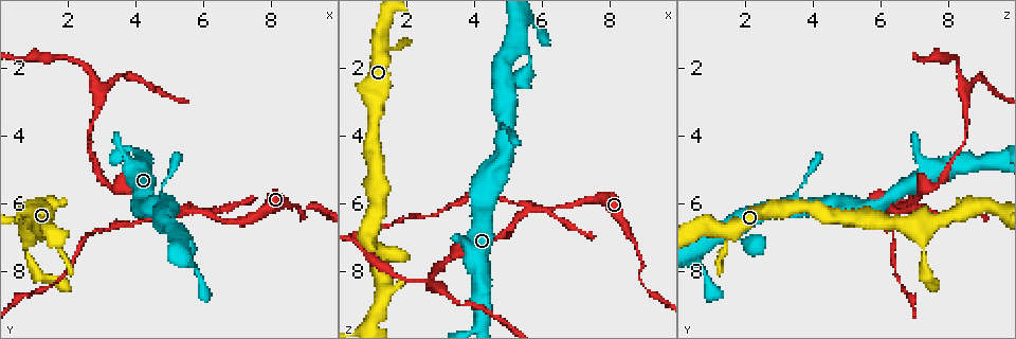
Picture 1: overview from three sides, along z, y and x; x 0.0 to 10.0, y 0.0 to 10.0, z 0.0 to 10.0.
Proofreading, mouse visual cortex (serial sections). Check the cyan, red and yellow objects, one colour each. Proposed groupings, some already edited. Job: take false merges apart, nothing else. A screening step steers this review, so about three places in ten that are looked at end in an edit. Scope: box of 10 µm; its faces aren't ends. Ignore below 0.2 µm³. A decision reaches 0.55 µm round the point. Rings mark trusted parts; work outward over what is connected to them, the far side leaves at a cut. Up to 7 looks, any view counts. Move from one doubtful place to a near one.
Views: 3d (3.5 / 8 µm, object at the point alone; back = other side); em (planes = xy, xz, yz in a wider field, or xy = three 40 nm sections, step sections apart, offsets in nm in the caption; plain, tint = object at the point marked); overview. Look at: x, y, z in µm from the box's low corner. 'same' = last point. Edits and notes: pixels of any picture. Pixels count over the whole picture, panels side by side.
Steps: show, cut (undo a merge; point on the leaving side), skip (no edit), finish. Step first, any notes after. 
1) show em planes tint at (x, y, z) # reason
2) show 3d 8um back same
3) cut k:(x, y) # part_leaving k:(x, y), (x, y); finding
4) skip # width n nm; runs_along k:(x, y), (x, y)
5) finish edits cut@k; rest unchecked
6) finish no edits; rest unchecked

show 3d 8um at (5.65, 6.20, 6.25) # three-way junction

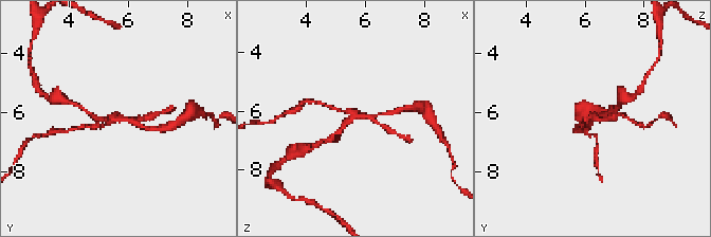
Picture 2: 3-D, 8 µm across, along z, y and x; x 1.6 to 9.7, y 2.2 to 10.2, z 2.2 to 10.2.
show 3d 3.5um same # zoom in

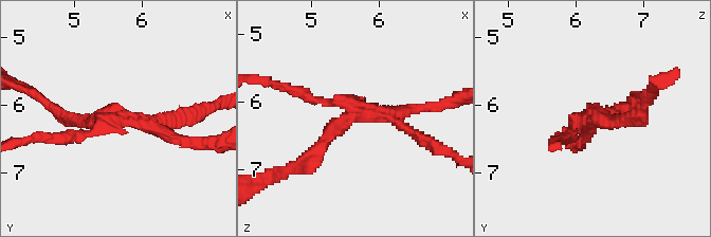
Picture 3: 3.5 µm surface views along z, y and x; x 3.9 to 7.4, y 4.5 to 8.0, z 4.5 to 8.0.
show em xy step 2 tint at (5.60, 6.20, 6.15) # need the tissue

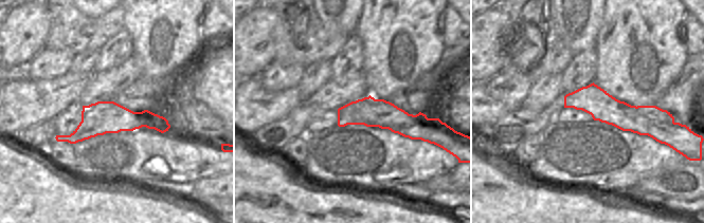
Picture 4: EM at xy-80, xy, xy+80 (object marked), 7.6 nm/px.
cut 3:(423, 143) # arm_widths 150, 150, 200 nm; border 4:(432, 119), (389, 129); a second cell is stuck on

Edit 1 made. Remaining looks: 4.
show 3d 3.5um at (2.85, 2.90, 8.45) # three arms meet

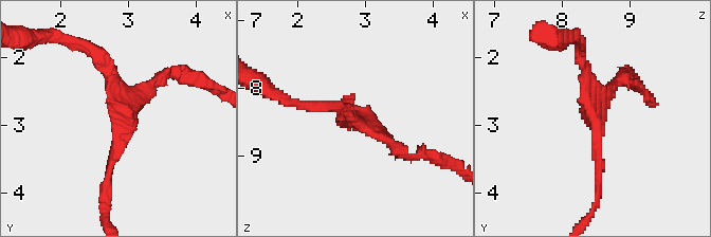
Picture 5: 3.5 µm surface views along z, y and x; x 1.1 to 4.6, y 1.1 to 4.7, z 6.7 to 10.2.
show em xy step 2 tint at (2.95, 2.85, 8.50) # arms 3; arm_widths 150, 150, 150 nm

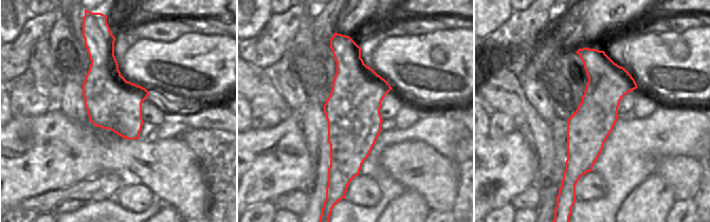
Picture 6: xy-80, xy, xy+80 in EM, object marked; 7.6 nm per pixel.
skip # width 420 nm; runs_along 5:(598, 183), (598, 125), (582, 53); continuous, no second cell

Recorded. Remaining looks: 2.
show 3d 3.5um at (0.90, 6.70, 7.30) # sudden change in width

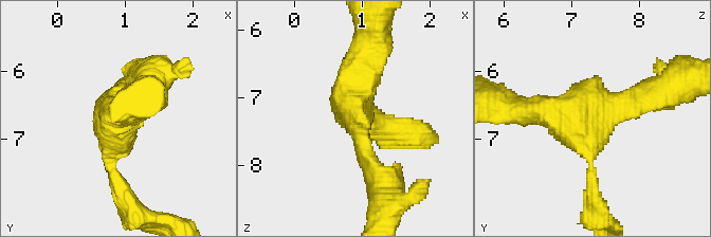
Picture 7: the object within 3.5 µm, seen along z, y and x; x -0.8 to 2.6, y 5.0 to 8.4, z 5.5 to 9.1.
show em planes tint at (0.85, 6.65, 7.30) # shape alone is not enough

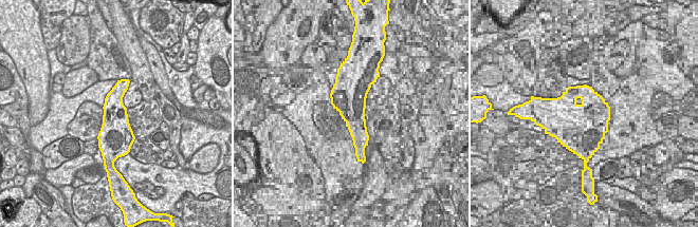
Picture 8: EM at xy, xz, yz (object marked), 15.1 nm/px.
skip # runs_along 7:(511, 108), (586, 117), (633, 98); all the same cell

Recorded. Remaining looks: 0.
finish edits cut@3; rest unchecked

